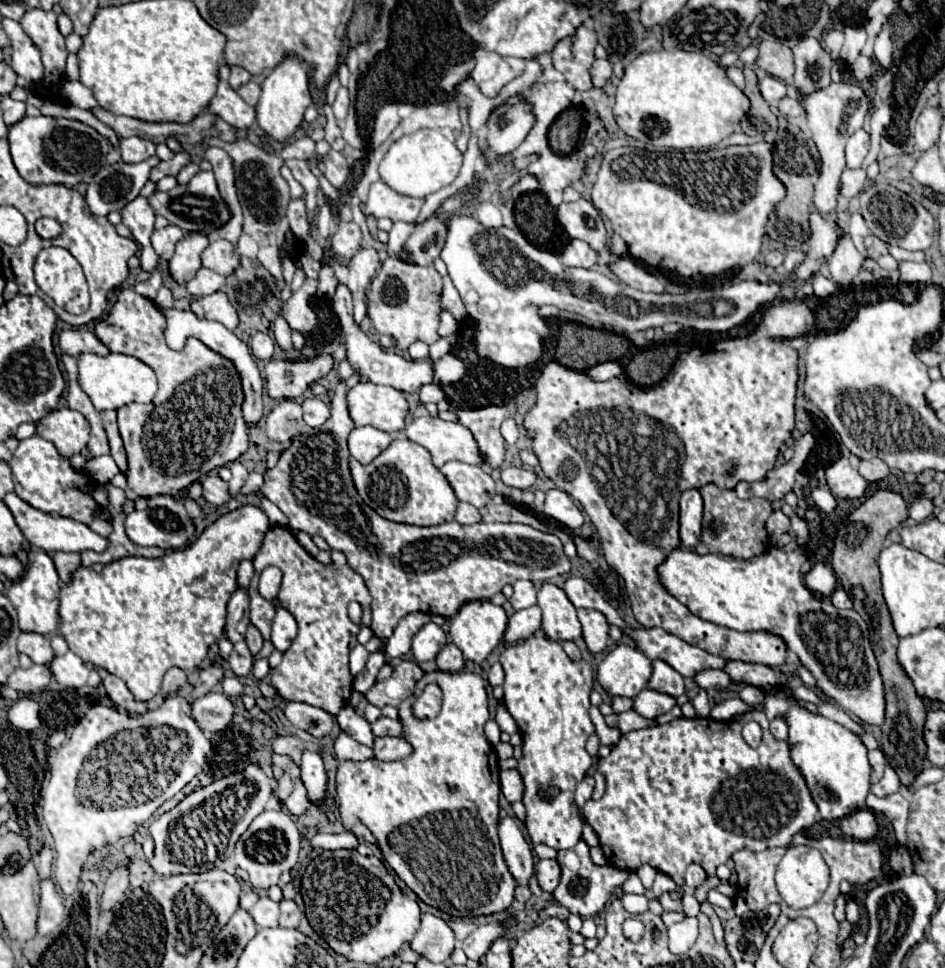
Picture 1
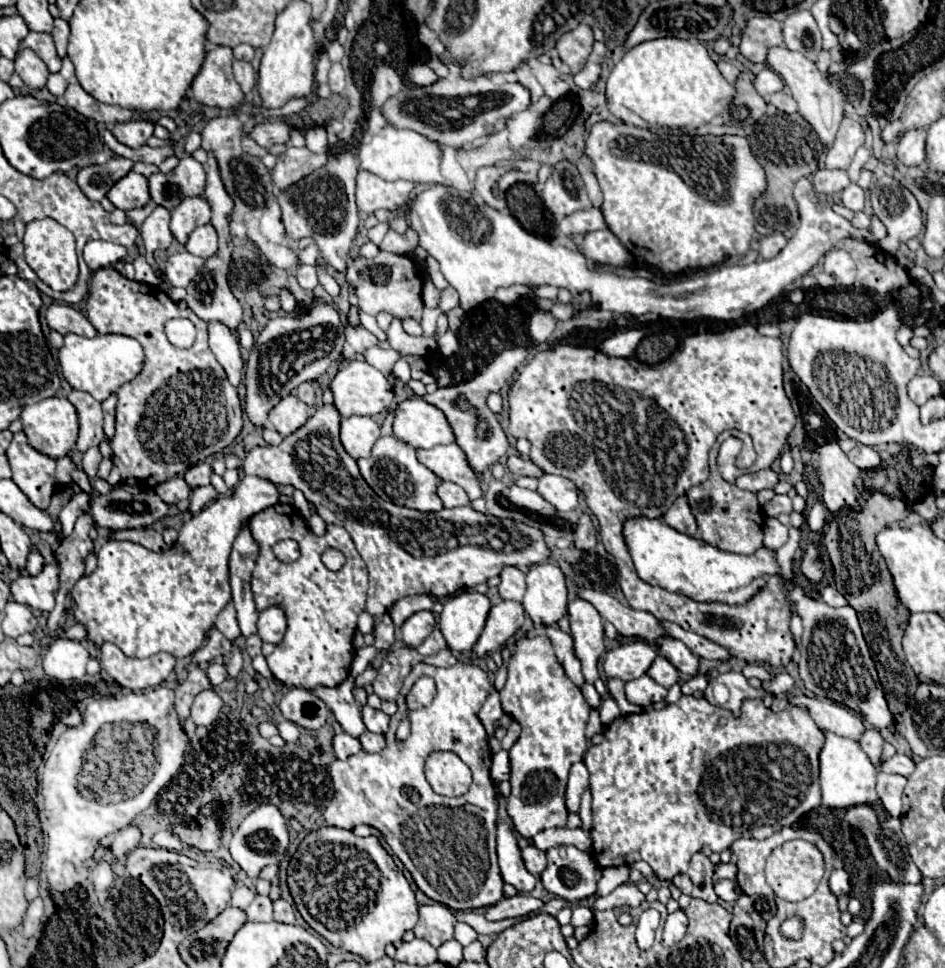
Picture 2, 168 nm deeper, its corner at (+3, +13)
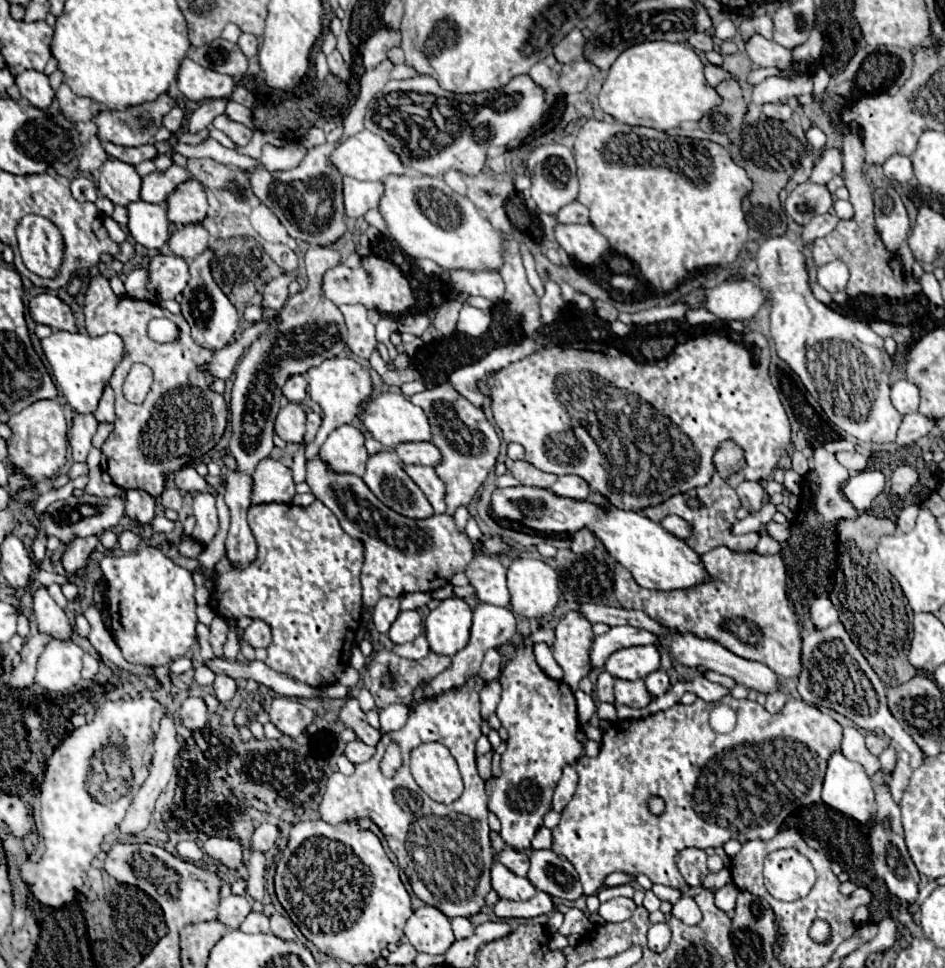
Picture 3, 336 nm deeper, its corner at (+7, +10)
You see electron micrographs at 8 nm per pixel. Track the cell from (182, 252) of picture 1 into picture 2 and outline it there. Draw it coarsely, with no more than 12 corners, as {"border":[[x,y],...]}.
{"border":[[186,198],[172,210],[170,230],[180,244],[210,222],[204,198]]}

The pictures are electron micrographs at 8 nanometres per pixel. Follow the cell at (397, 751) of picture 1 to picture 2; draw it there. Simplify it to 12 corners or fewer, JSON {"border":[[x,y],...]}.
{"border":[[364,732],[360,744],[366,752],[386,746],[384,734]]}

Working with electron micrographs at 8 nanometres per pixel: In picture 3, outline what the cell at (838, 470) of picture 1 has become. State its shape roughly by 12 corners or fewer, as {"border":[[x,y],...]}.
{"border":[[816,449],[820,477],[816,511],[824,523],[856,519],[842,495],[850,473],[826,449]]}

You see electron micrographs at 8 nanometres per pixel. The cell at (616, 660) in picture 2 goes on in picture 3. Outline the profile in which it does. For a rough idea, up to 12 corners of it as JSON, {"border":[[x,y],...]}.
{"border":[[654,645],[612,653],[604,669],[618,679],[644,679],[660,669]]}

